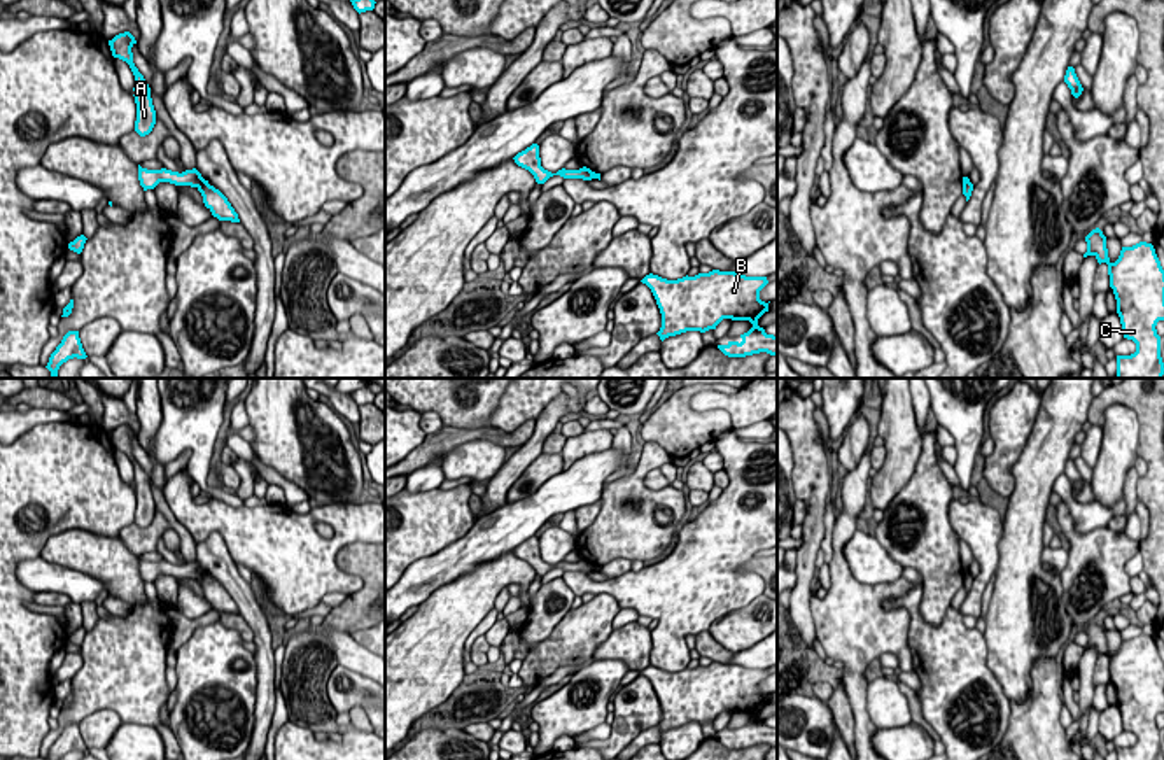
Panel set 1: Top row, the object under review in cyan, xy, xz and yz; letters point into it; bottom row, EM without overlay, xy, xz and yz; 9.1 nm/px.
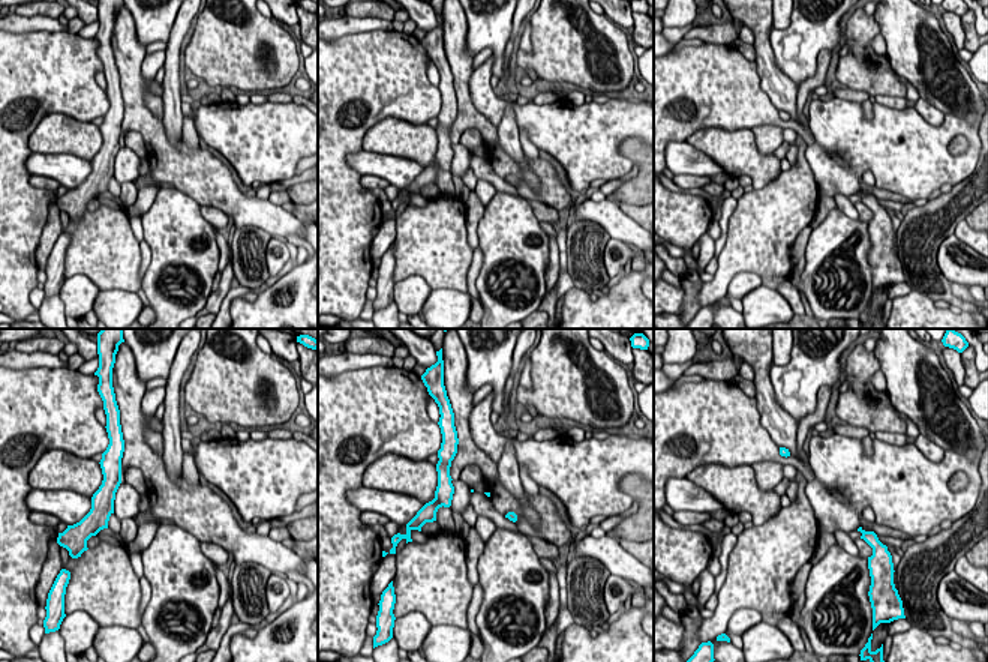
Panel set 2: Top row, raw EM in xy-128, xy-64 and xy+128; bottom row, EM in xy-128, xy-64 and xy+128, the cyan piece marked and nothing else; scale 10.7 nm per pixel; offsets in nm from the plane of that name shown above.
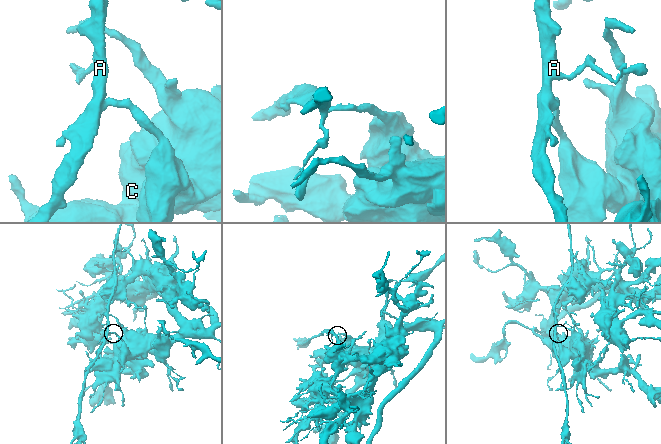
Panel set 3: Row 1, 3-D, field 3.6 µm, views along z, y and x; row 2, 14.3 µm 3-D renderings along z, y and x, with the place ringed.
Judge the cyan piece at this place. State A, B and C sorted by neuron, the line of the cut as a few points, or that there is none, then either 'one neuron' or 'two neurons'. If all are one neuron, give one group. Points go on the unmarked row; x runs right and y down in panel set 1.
groups A / B C; cut xy (203, 571), (195, 578); two neurons

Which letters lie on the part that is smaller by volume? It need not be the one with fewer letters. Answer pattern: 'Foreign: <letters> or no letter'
Foreign: A

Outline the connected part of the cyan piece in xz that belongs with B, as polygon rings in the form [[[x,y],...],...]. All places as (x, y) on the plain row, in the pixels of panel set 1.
[[[712,662],[677,672],[649,665],[641,674],[651,681],[660,700],[662,720],[656,727],[662,734],[686,723],[716,721],[723,711],[749,713],[753,720],[740,727],[740,735],[728,734],[718,741],[728,749],[777,748],[777,728],[758,718],[758,711],[768,704],[768,695],[760,692],[767,669]]]

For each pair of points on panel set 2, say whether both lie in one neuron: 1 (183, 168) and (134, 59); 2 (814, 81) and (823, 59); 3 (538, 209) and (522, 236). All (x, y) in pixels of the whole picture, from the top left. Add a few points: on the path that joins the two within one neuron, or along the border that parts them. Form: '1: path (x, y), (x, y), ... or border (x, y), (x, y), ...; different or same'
1: path (158, 141), (153, 131), (135, 111), (134, 86); same
2: path (820, 75), (822, 65); same
3: border (526, 200), (532, 213), (540, 221); different

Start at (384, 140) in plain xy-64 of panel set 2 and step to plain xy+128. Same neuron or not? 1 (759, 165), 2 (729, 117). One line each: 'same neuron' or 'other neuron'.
1: same neuron
2: other neuron

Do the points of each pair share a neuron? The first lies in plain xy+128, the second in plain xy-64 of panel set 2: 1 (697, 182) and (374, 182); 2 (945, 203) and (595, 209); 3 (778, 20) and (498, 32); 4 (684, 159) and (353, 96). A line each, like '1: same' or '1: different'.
1: same
2: different
3: different
4: different

